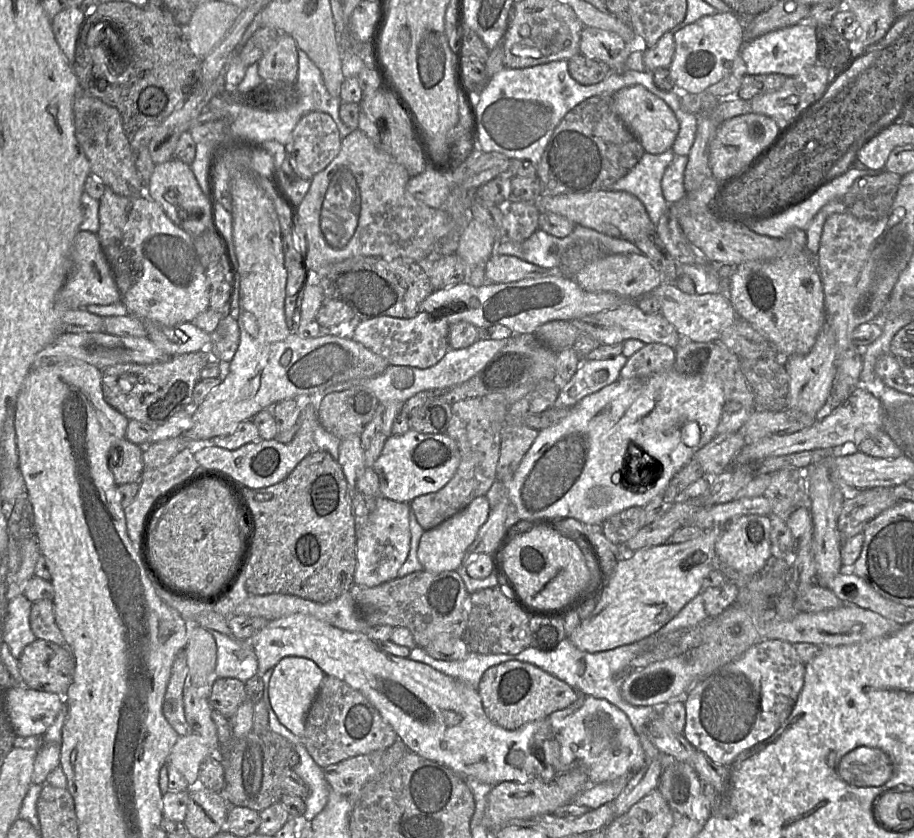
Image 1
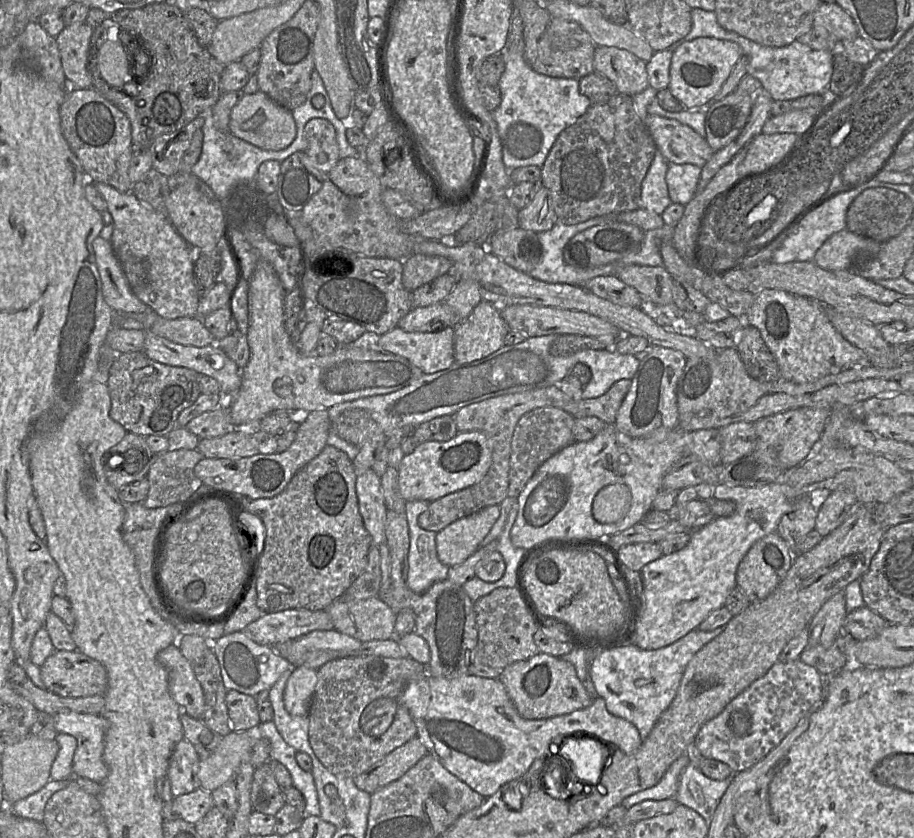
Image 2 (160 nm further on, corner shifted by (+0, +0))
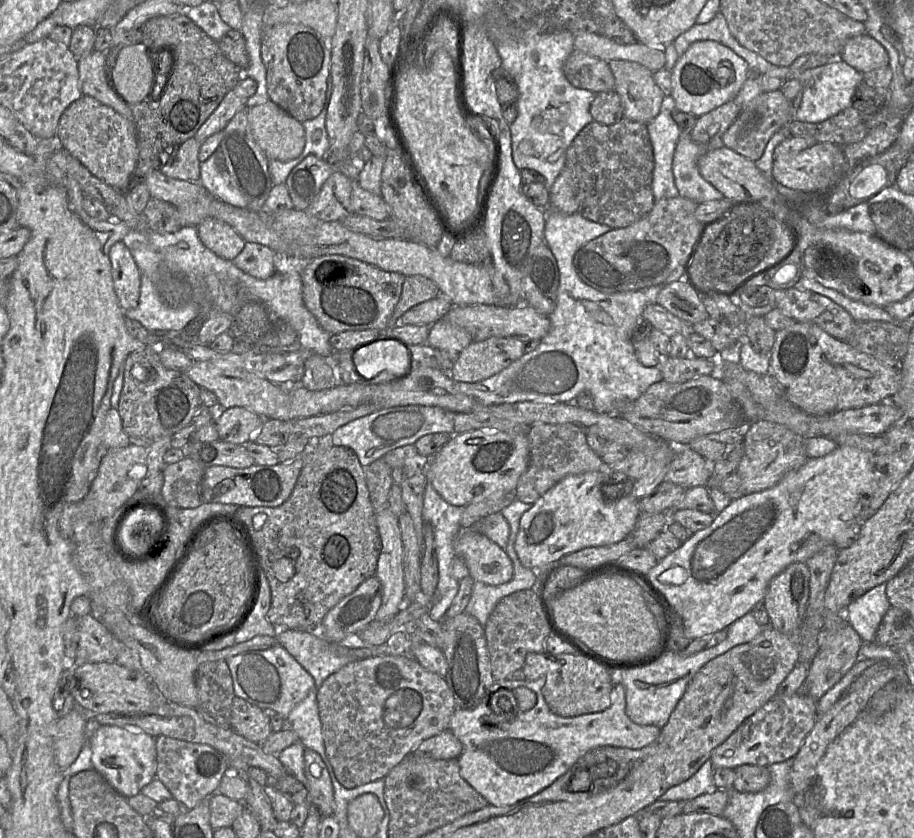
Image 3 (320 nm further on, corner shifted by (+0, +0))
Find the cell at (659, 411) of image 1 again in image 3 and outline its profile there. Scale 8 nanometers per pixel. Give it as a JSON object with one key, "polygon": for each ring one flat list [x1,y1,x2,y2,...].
{"polygon":[[603,471,569,475,524,512,515,541,515,551,524,567,541,571,541,574,568,554,588,547,614,544,630,535,641,515,633,485,632,492,626,492,615,502,606,503,602,493,603,483]]}

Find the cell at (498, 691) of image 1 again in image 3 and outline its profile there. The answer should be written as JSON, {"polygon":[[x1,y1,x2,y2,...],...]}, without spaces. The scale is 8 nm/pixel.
{"polygon":[[548,652,529,653,521,670,527,681,537,684,550,710,559,716,573,717,602,712,611,705,610,695,615,683,610,670,575,653,573,655,554,655]]}

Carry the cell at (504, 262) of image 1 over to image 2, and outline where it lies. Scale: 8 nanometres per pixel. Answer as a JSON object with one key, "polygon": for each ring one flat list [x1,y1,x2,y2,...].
{"polygon":[[597,276,588,280,582,287,618,306,641,309,644,301,639,292,623,283,617,276]]}

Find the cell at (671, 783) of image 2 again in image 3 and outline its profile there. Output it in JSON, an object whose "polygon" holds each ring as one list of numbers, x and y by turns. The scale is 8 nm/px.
{"polygon":[[707,761,688,780,668,789,659,800,687,801,714,791,716,787,713,782,713,770,712,762]]}

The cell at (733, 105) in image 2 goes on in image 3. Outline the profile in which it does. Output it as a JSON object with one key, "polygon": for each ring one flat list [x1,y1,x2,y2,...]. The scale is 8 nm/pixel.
{"polygon":[[780,90,763,92,745,109,741,110,730,127,722,135,725,147,756,161,761,158,771,137,795,120,796,106]]}

